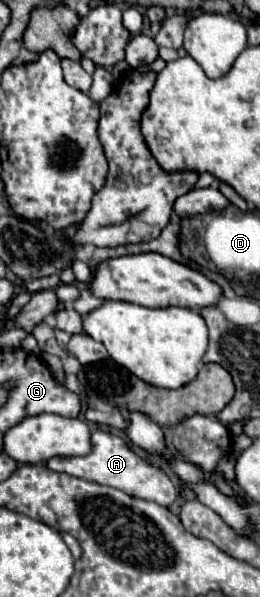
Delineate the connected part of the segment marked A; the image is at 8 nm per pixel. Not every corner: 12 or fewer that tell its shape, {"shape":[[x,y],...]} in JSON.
{"shape":[[93,431],[93,451],[51,459],[59,473],[117,487],[169,507],[163,469],[139,457],[121,437]]}

